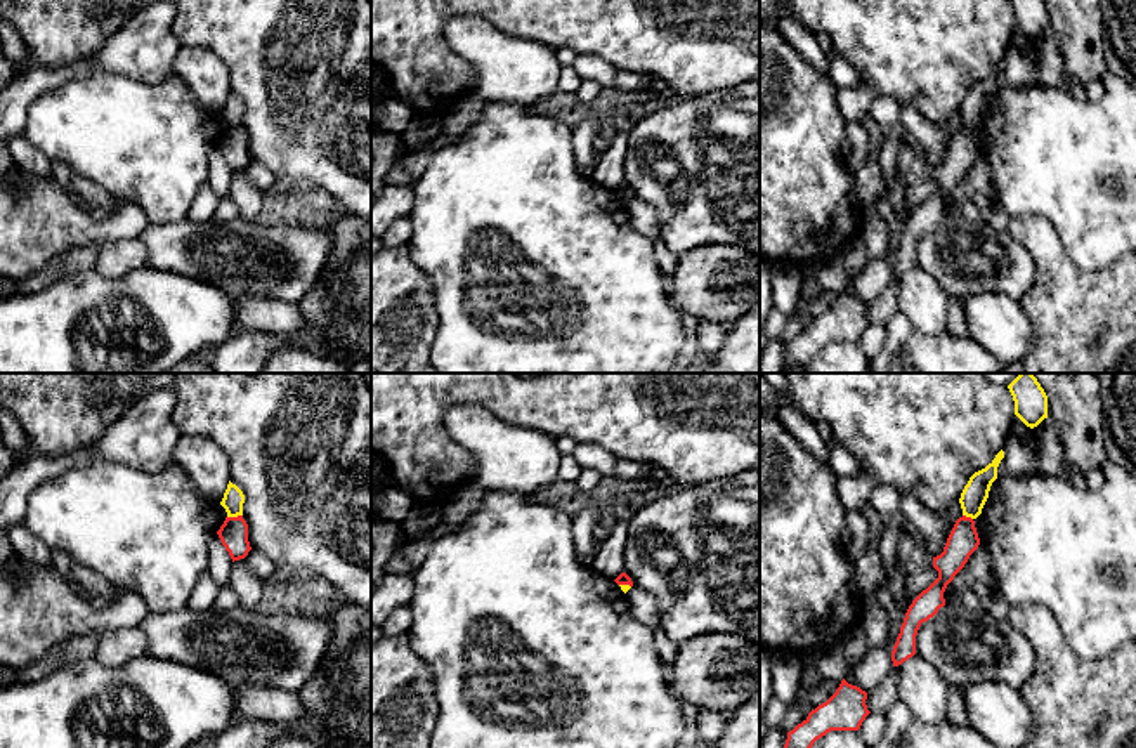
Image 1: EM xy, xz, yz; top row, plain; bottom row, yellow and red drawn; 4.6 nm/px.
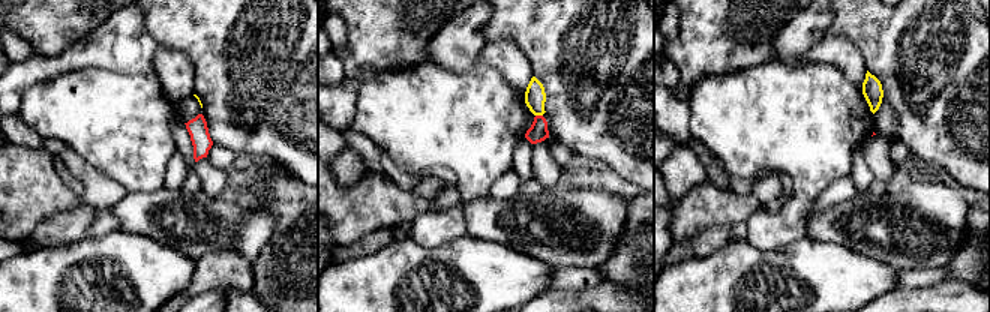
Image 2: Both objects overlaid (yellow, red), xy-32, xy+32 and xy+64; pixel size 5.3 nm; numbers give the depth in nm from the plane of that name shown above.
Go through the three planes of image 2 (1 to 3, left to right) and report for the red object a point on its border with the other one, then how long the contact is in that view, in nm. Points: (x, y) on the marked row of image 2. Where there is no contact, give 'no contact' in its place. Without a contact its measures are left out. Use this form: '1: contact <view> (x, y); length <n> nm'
1: no contact
2: contact xy+32 (539, 114); length 40 nm
3: no contact

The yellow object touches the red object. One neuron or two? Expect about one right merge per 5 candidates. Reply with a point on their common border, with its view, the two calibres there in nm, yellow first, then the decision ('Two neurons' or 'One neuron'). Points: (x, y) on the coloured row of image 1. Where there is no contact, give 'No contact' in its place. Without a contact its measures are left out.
Touches yellow at xy (235, 516). Thickness 100 nm (yellow) against 140 nm. Two neurons

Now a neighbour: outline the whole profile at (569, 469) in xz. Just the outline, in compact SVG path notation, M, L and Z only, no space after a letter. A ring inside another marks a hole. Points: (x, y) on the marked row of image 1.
M562 455L558 460L558 479L578 481L583 467L572 458L572 455Z

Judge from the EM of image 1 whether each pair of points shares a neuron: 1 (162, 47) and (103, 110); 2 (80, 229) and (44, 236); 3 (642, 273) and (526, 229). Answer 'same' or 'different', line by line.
1: different
2: same
3: same

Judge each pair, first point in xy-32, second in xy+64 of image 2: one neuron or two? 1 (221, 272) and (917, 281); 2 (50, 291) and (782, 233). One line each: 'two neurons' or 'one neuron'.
1: one neuron
2: two neurons

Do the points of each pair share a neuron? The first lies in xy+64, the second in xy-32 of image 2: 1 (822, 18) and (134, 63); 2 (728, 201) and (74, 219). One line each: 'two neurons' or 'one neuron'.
1: one neuron
2: two neurons

